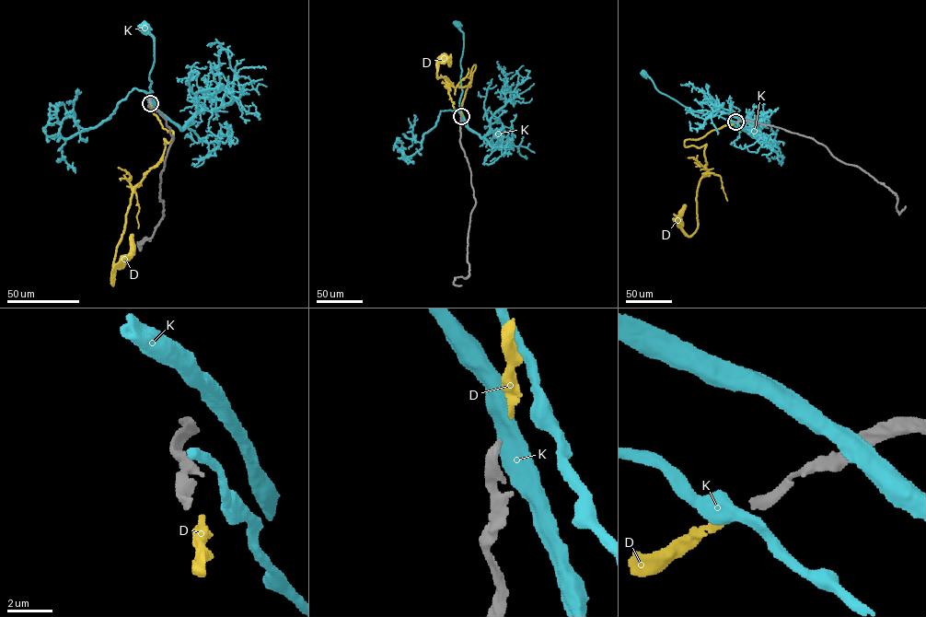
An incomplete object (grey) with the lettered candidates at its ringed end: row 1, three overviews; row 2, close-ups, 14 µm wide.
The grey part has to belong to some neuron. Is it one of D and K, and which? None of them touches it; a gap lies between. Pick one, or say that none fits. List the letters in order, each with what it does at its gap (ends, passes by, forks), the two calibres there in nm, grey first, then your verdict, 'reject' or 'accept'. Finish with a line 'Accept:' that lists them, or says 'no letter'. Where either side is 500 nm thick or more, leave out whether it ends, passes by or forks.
D: it ends; calibres 360 and 320 nm; accept
K: calibres 360 and 700 nm; reject
Accept: D

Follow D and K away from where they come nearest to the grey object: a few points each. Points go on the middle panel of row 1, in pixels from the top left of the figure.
D: (461, 115), (475, 65), (470, 86), (455, 87), (445, 76), (436, 77), (439, 61), (445, 59)
K: (462, 115), (459, 101), (462, 91), (460, 59), (463, 35), (457, 23)

